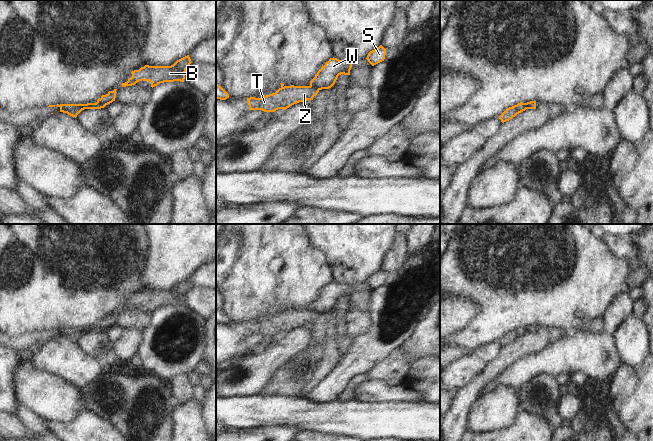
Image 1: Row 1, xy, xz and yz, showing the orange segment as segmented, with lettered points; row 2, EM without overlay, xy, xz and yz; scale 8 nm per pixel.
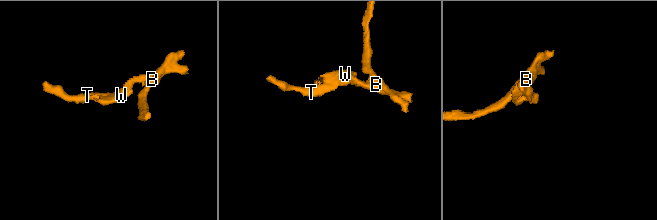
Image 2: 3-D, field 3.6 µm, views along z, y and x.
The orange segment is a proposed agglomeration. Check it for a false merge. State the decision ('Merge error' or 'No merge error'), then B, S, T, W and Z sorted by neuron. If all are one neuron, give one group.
Merge error. Groups: B S W / T Z

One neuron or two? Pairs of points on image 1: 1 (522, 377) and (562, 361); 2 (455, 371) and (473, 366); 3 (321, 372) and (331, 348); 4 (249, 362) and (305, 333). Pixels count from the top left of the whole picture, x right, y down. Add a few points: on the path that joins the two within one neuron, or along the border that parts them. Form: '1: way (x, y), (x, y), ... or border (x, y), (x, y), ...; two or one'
1: way (532, 367), (537, 363), (552, 361); one
2: way (459, 371), (469, 367); one
3: way (324, 366), (330, 354); one
4: way (263, 362), (268, 362), (291, 344); one

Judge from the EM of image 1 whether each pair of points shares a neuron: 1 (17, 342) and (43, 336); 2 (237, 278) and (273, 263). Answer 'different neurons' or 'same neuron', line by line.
1: same neuron
2: same neuron

